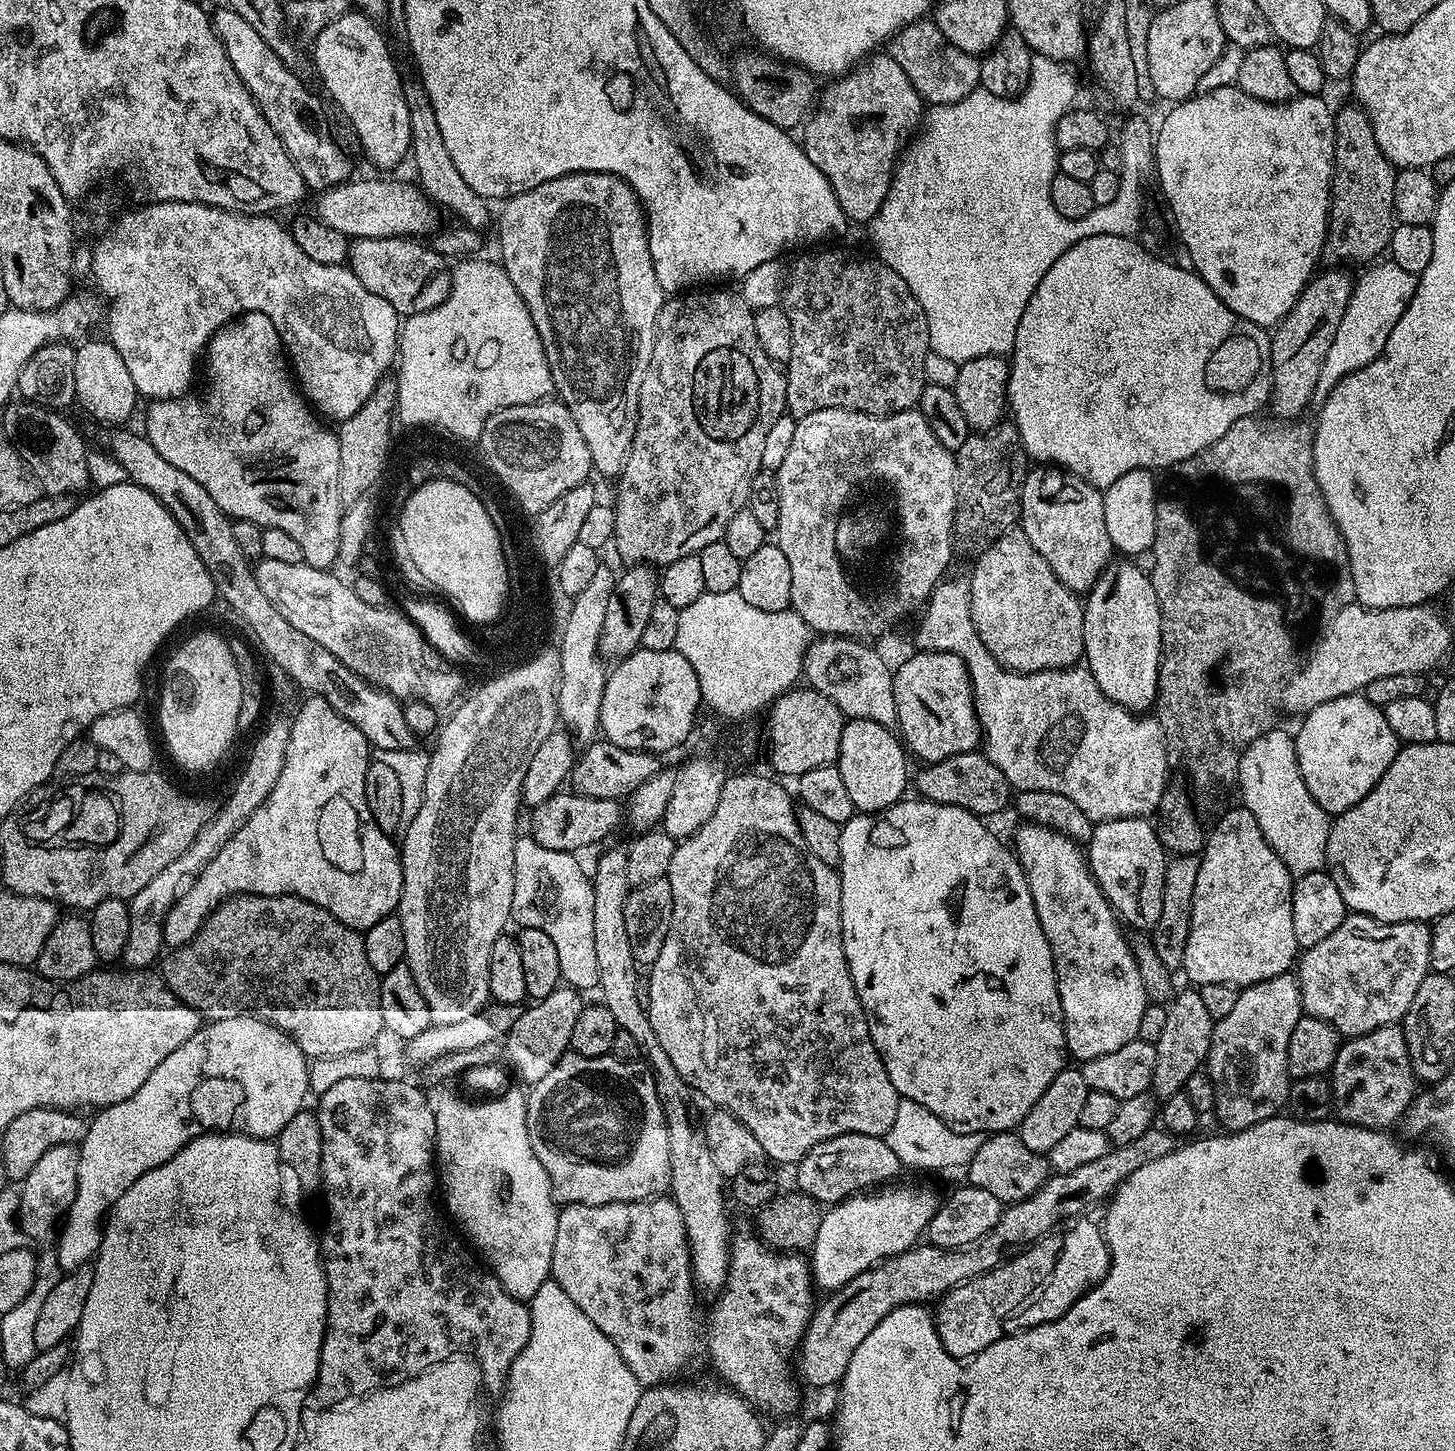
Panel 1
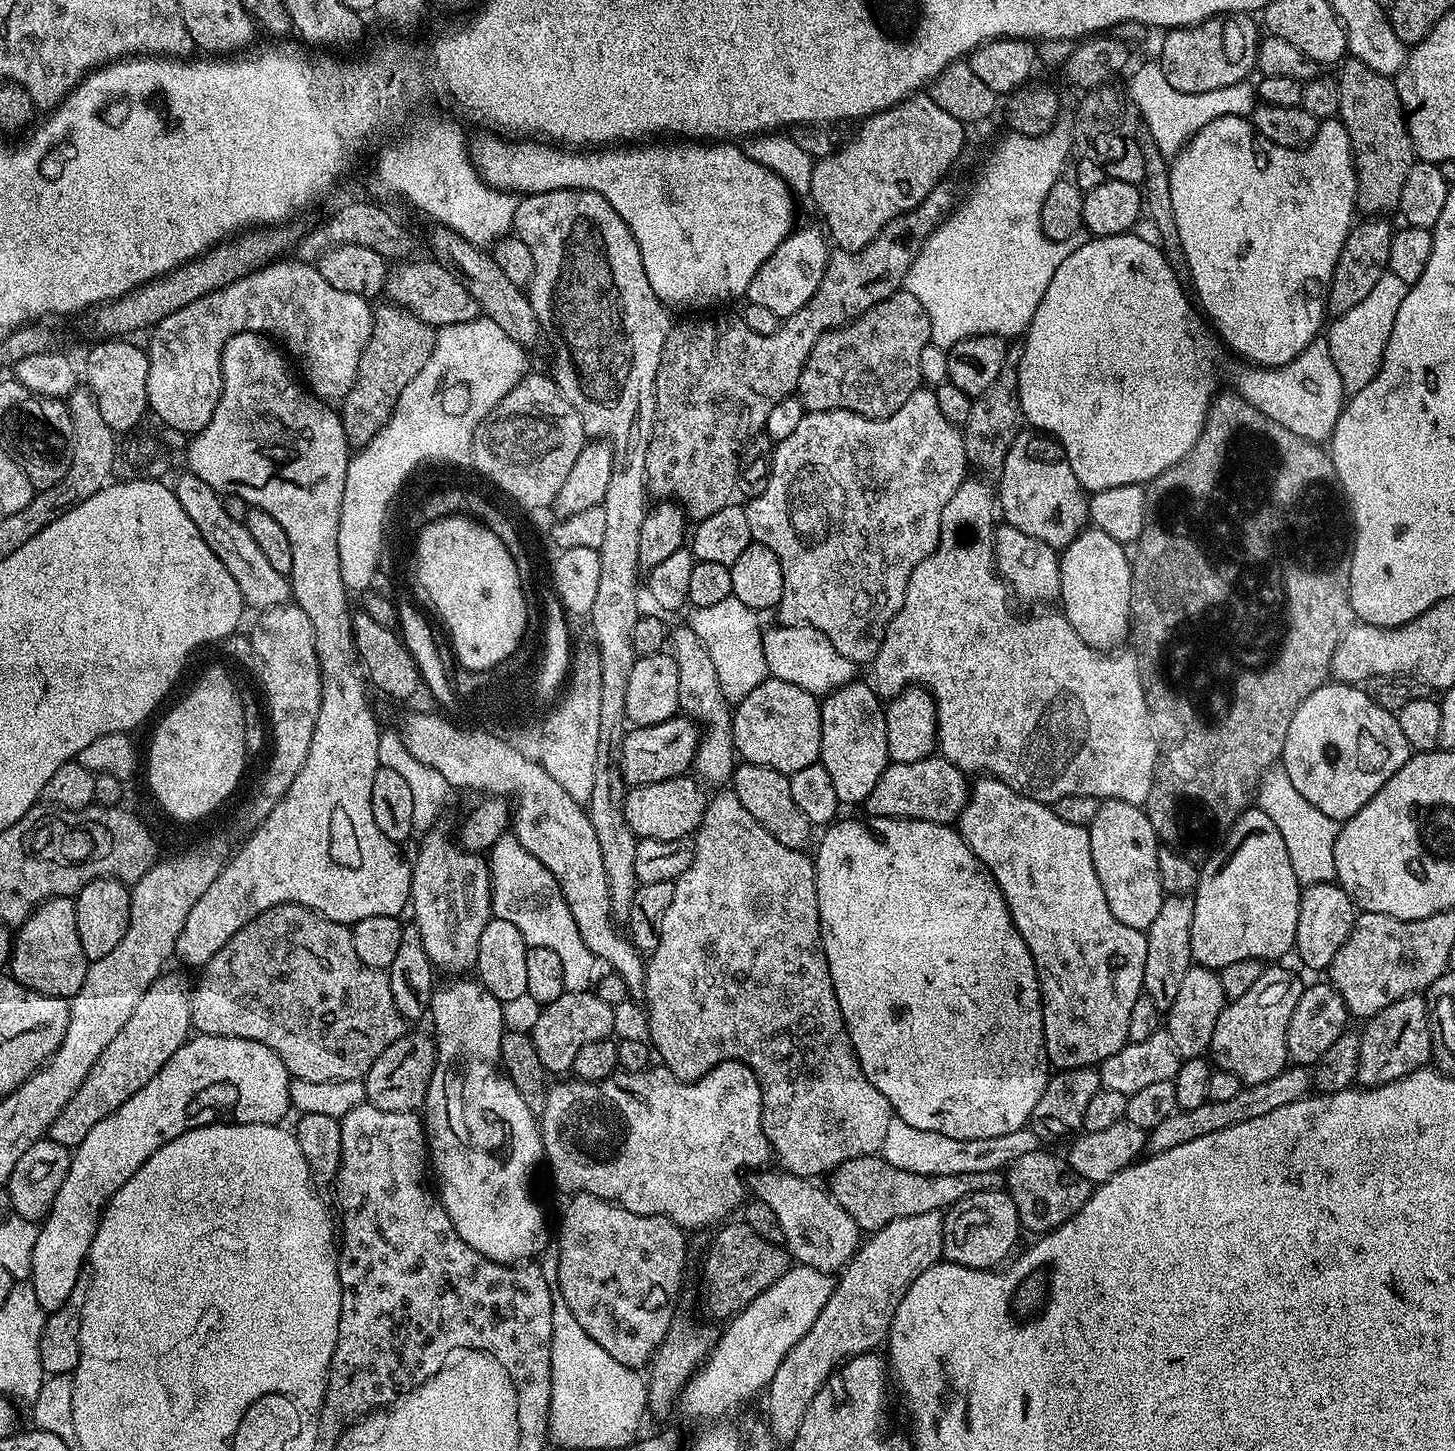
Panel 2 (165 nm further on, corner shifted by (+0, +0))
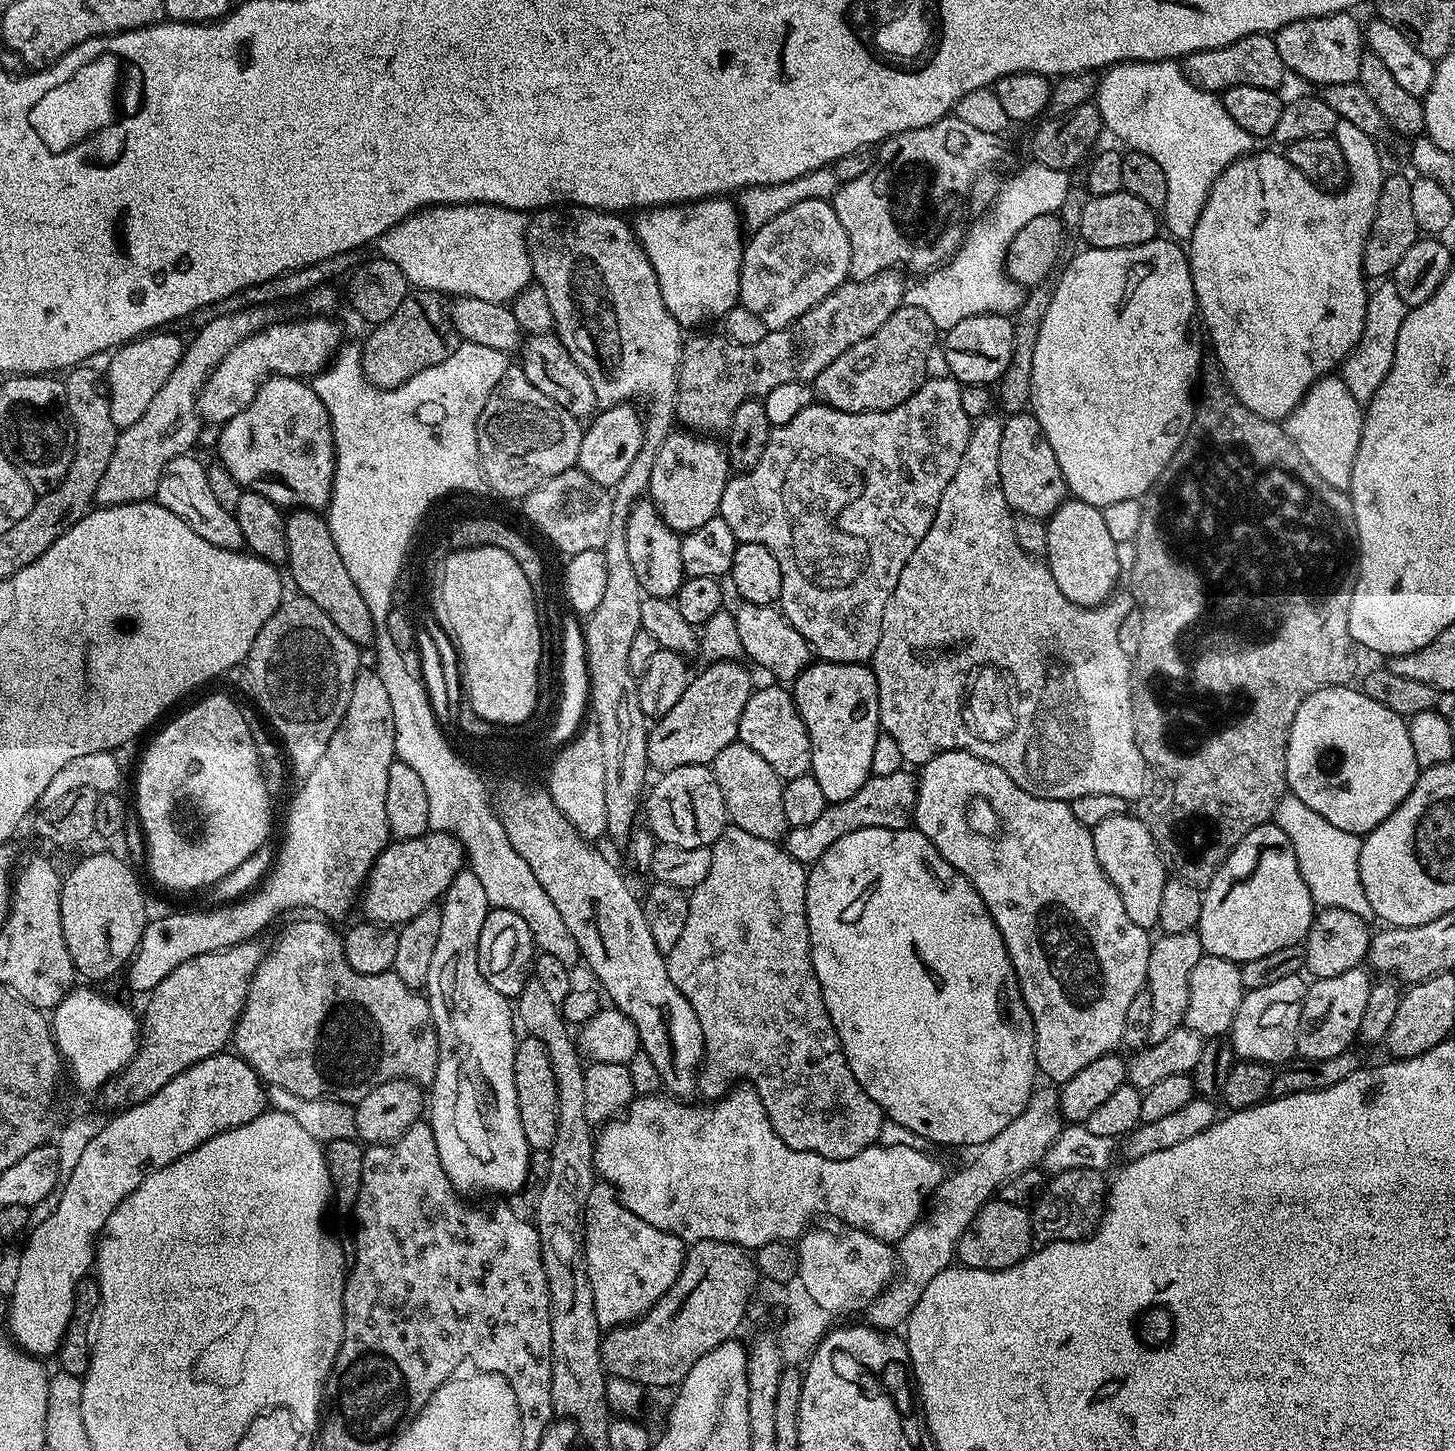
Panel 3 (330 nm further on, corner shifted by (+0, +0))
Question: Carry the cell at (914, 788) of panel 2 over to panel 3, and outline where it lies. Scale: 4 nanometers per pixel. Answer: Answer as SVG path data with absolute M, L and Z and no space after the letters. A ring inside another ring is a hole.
M901 770L885 776L869 776L868 781L860 787L858 794L846 798L837 804L829 804L826 810L810 826L789 828L782 841L782 847L794 857L799 864L811 866L838 838L854 830L867 828L906 828L913 823L916 814L917 777Z

